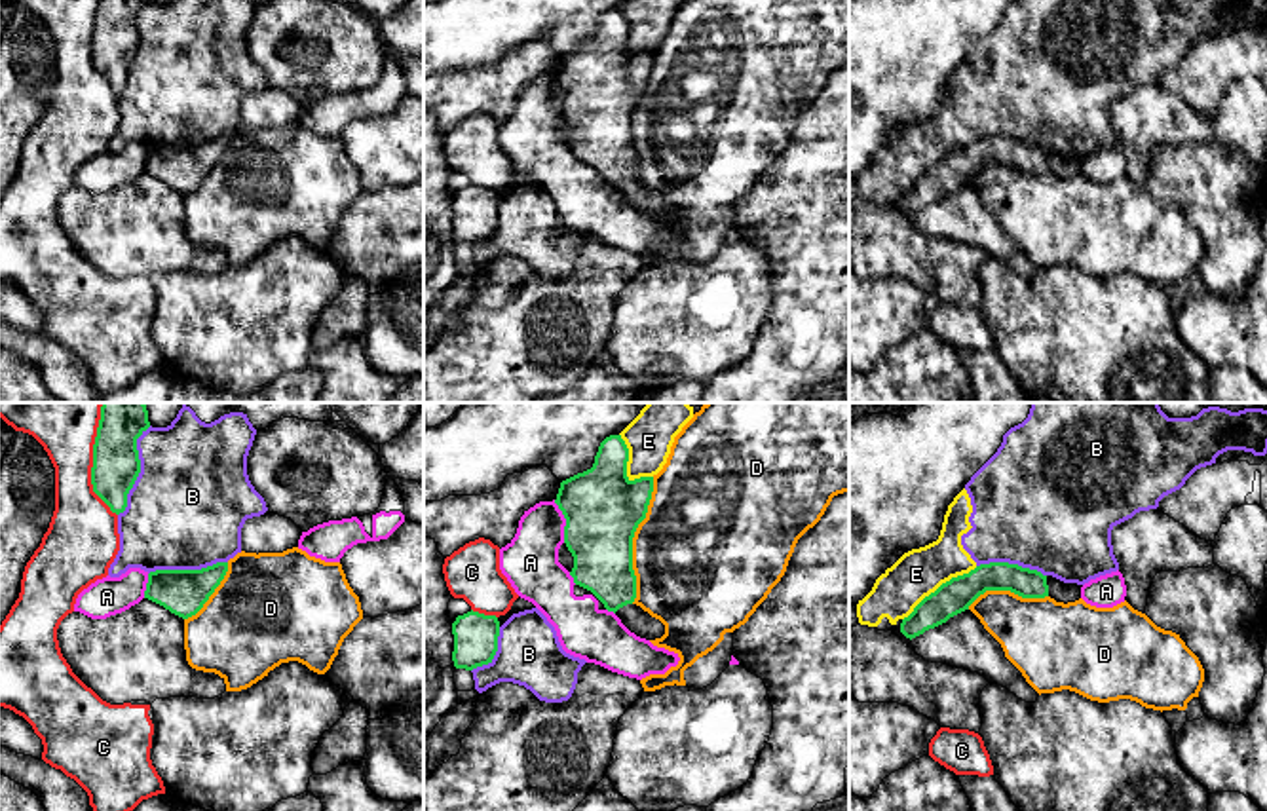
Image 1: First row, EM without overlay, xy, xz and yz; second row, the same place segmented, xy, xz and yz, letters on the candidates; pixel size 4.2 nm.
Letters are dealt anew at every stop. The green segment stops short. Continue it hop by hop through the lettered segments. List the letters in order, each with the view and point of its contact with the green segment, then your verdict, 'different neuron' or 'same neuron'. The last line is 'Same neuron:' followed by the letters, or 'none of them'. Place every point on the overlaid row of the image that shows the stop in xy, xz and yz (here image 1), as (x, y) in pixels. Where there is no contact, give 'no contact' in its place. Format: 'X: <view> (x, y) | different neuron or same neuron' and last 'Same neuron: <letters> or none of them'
A: xz (567, 521) | different neuron
B: xy (139, 471) | different neuron
C: xy (94, 460) | different neuron
D: xz (631, 540) | different neuron
E: yz (941, 585) | different neuron
Same neuron: none of them

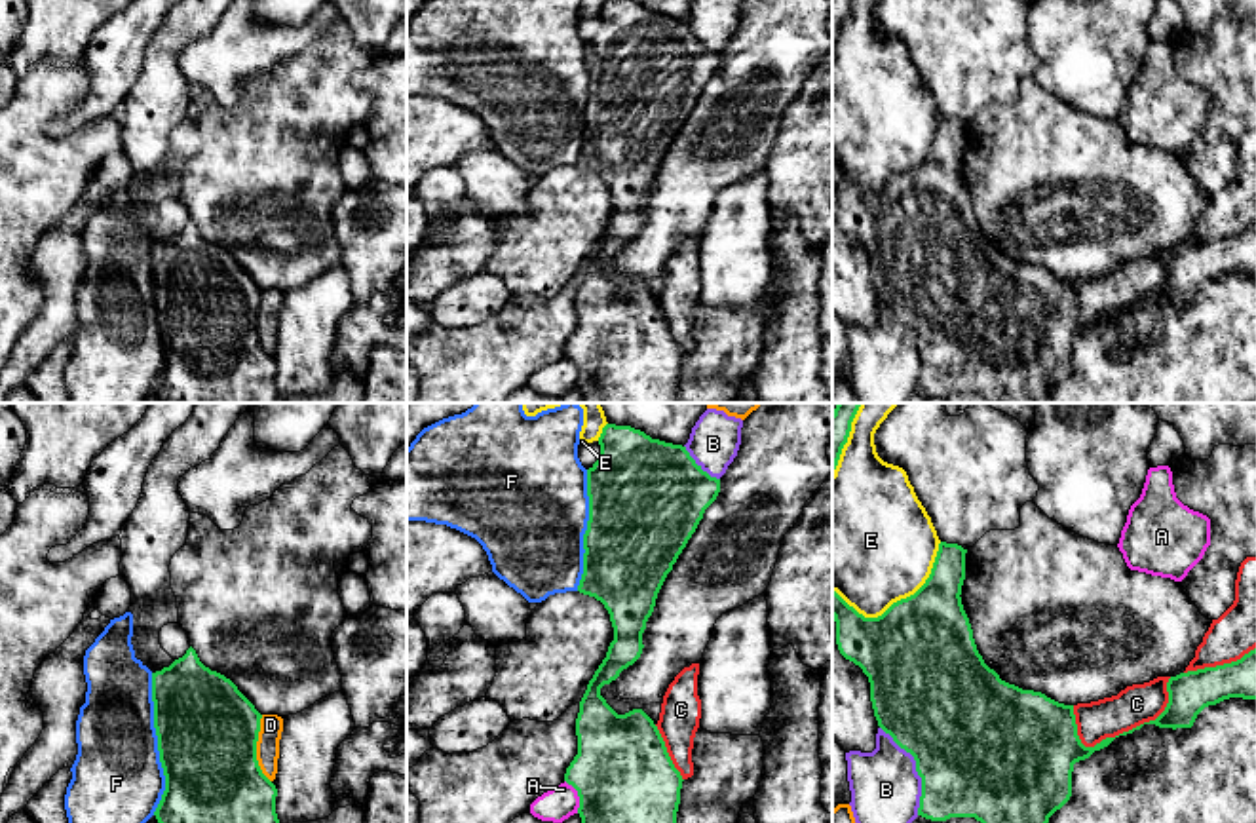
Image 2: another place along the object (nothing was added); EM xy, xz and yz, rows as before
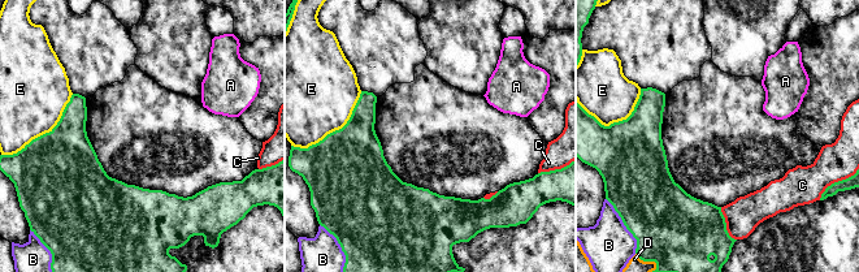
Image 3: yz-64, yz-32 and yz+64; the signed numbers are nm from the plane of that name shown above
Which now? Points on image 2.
A: xz (578, 795) | different neuron
B: yz (916, 770) | different neuron
C: yz (1137, 727) | different neuron
D: xy (255, 749) | different neuron
E: yz (897, 601) | different neuron
F: xy (158, 744) | different neuron
Same neuron: none of them

